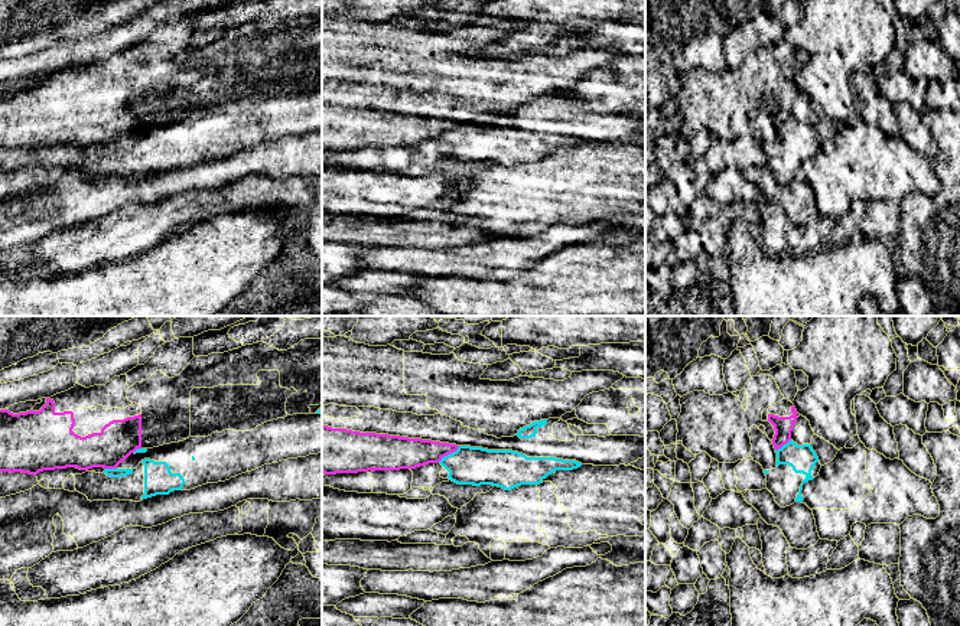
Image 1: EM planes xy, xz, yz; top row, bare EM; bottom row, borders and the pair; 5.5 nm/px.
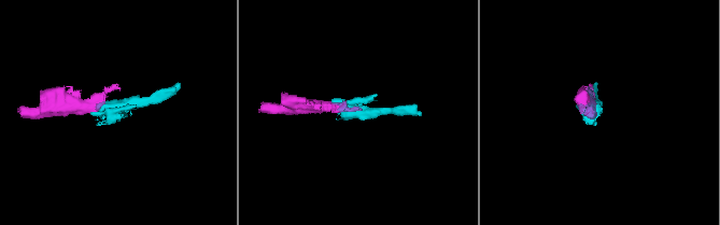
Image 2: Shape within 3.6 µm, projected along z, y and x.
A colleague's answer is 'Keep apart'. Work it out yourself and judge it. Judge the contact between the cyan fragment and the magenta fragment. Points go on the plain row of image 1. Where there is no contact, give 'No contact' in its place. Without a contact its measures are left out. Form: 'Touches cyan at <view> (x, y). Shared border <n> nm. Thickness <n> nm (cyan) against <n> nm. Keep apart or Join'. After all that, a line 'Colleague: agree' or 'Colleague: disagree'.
Touches cyan at xz (448, 131). Shared border 160 nm. Thickness 220 nm (cyan) against 180 nm. Keep apart
Colleague: agree

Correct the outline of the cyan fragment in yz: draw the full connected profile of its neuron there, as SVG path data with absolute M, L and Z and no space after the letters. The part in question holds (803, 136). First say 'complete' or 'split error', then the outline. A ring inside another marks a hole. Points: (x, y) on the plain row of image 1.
split error; M756 102L751 104L749 114L752 121L751 134L762 143L767 153L767 166L774 172L775 179L781 185L790 183L794 179L803 179L803 162L813 157L821 146L811 121L798 123L790 117L781 125L775 127L768 113L764 111Z

